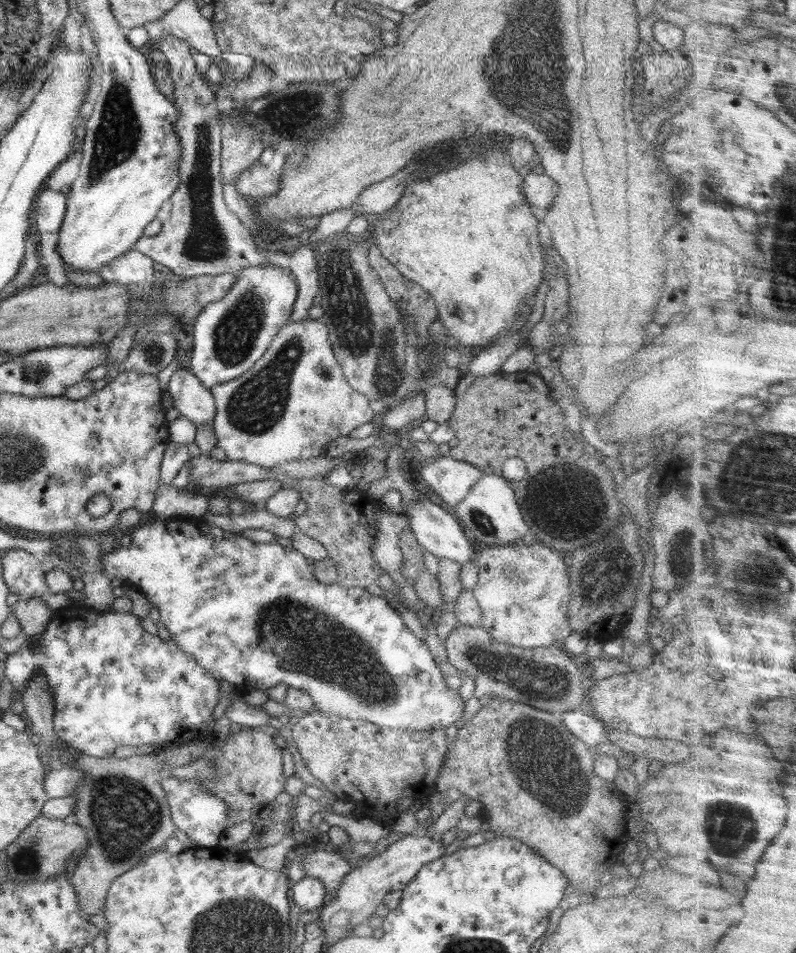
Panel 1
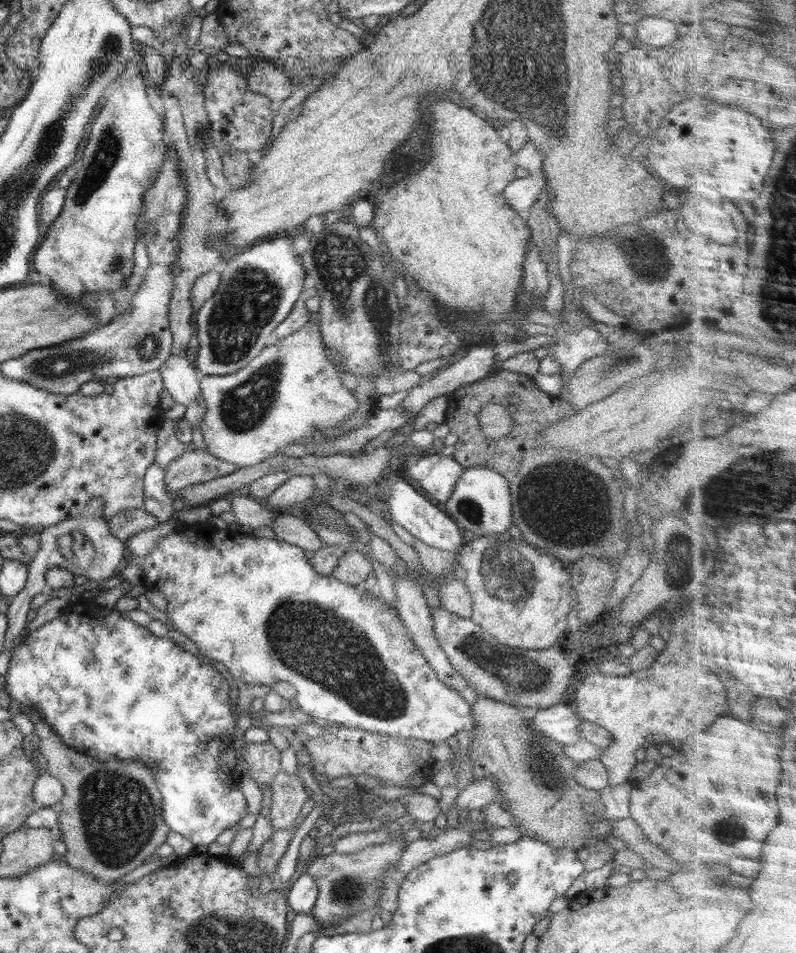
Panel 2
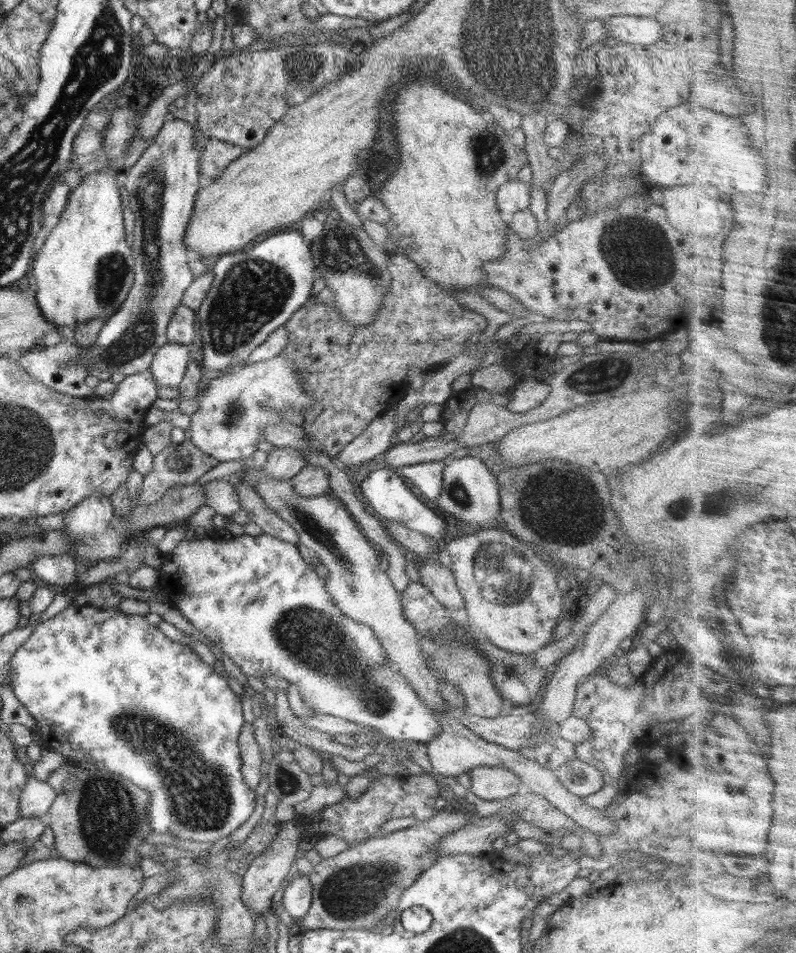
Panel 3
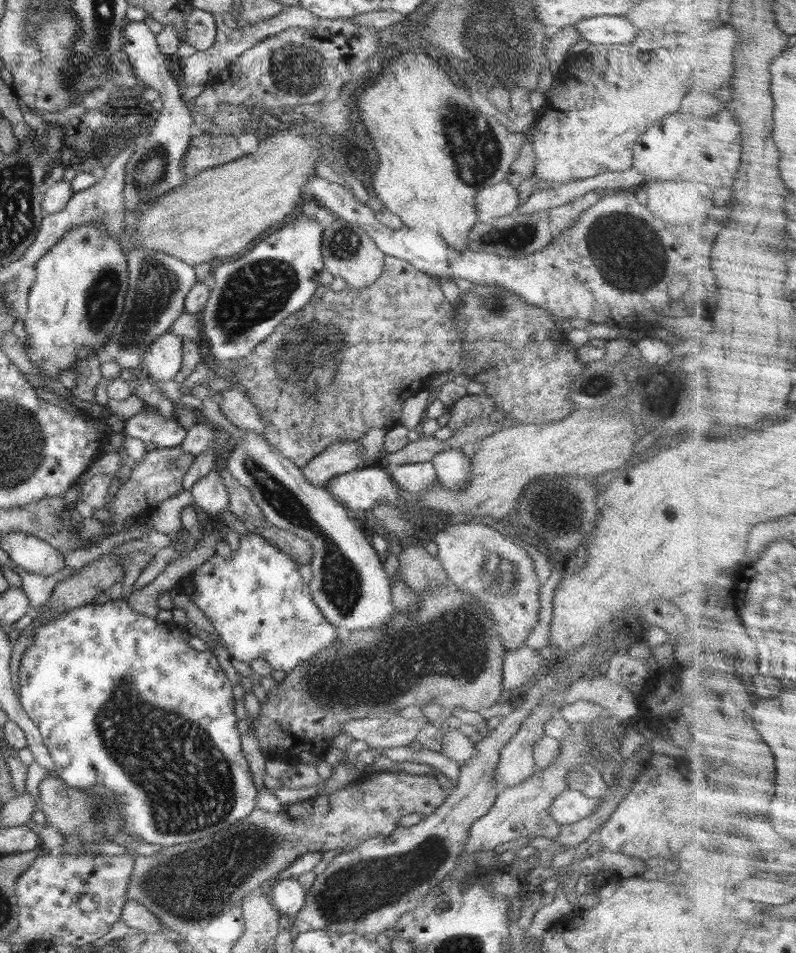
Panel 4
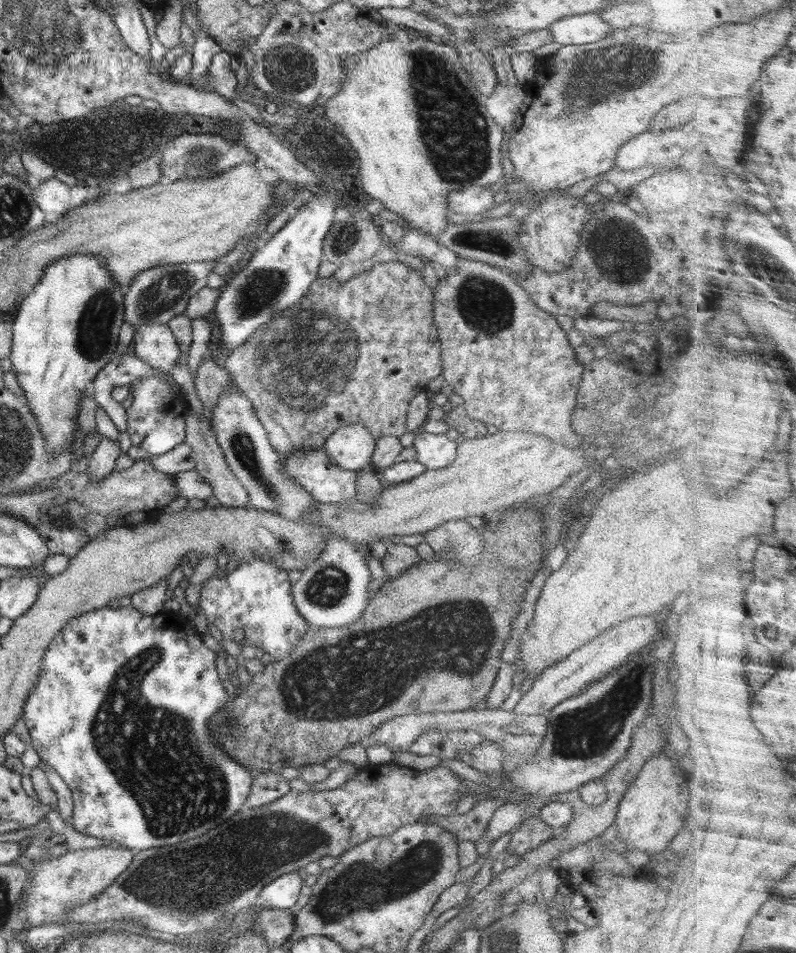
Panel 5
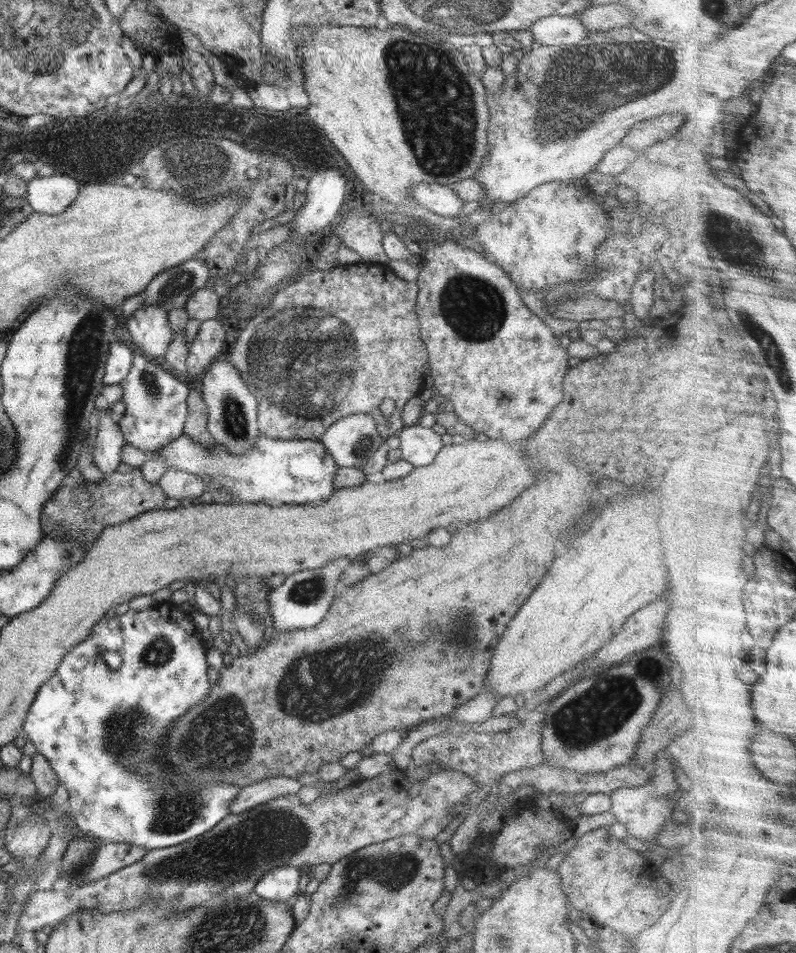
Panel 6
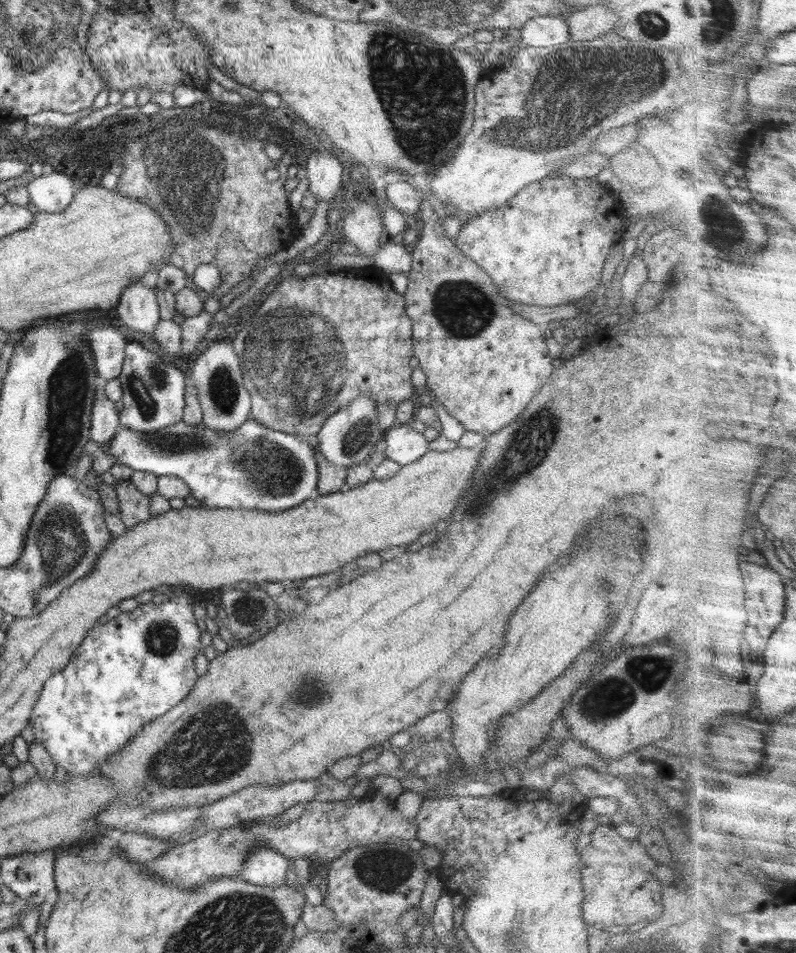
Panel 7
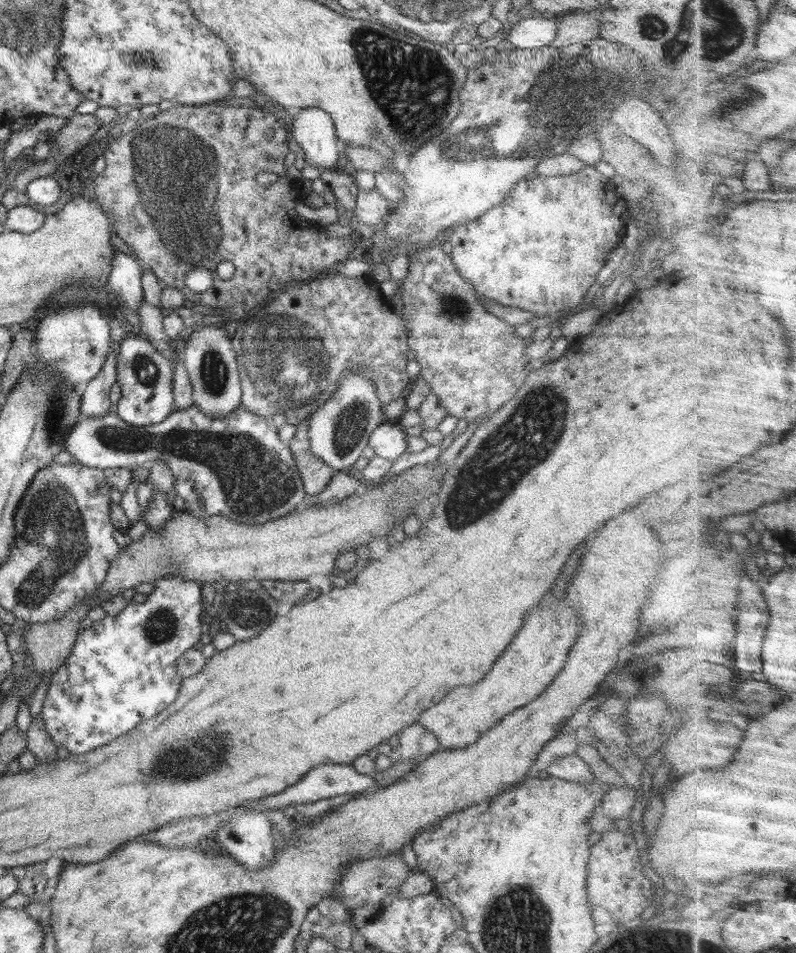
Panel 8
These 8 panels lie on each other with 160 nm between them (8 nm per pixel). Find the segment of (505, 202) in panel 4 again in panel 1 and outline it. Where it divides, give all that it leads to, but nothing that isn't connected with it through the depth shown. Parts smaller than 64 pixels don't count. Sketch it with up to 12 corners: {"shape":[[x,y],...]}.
{"shape":[[543,174],[524,178],[524,197],[545,217],[557,198],[556,180]]}

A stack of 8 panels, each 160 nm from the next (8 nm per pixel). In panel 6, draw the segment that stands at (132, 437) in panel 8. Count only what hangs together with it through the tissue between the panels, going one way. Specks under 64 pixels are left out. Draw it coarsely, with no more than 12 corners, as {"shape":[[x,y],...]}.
{"shape":[[182,433],[167,467],[238,503],[328,500],[336,469],[315,440],[270,440],[234,454]]}

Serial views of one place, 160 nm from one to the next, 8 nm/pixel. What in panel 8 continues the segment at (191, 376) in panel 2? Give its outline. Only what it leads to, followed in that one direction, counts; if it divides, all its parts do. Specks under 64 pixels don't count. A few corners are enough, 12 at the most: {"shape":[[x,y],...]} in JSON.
{"shape":[[116,251],[109,286],[118,305],[142,305],[141,263]]}

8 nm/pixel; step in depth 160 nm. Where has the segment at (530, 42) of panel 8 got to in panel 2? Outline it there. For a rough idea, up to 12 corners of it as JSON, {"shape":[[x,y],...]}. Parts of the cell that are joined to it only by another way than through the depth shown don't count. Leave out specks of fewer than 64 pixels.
{"shape":[[647,16],[636,24],[646,46],[665,47],[677,39],[674,21]]}

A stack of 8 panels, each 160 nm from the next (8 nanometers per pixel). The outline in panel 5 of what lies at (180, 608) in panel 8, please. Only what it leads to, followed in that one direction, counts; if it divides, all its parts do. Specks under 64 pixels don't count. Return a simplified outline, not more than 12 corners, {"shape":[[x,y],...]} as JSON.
{"shape":[[75,616],[23,707],[101,843],[245,808],[190,621]]}

